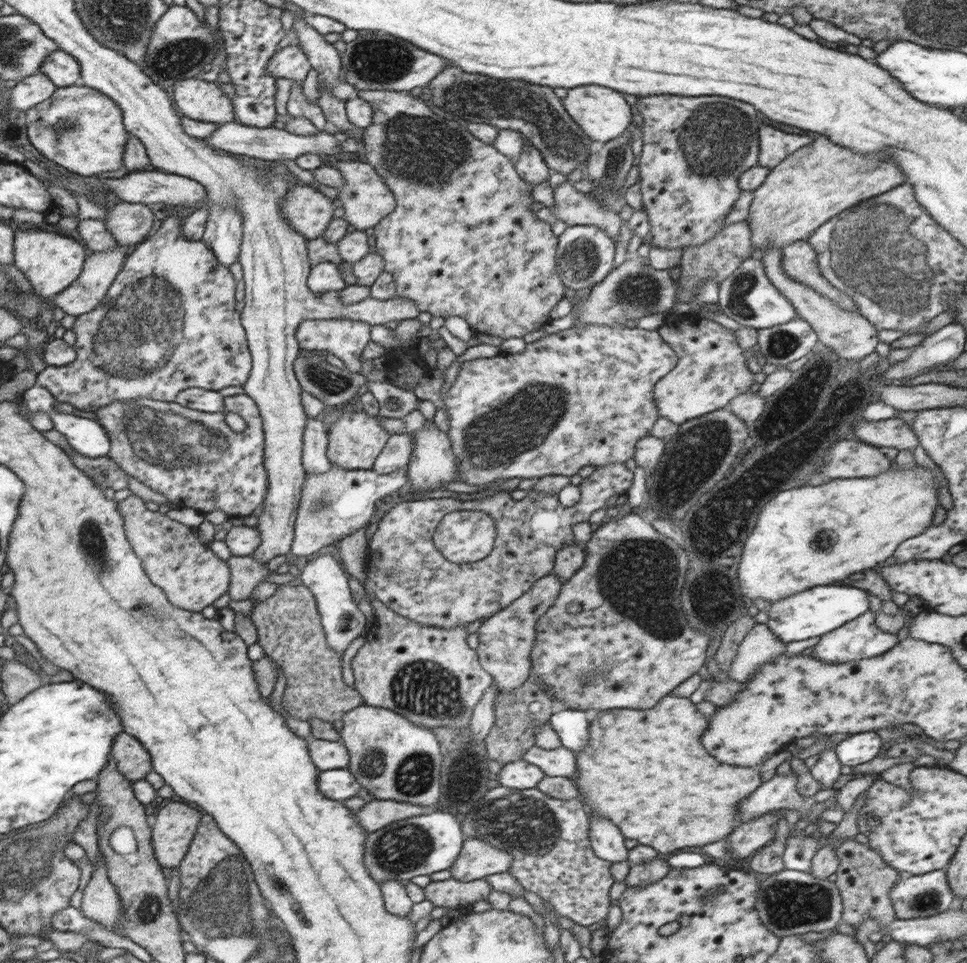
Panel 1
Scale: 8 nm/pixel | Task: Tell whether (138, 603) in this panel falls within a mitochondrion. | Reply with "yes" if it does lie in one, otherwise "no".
yes

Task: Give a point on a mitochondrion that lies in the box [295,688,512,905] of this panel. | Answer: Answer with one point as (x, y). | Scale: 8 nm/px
(401, 849)

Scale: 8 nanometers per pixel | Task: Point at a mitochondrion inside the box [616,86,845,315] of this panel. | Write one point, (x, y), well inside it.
(712, 142)

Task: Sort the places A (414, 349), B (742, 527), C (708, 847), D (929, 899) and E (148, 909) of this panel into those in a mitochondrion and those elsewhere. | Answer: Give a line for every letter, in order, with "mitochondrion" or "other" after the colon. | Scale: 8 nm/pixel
A: other
B: other
C: other
D: mitochondrion
E: mitochondrion

